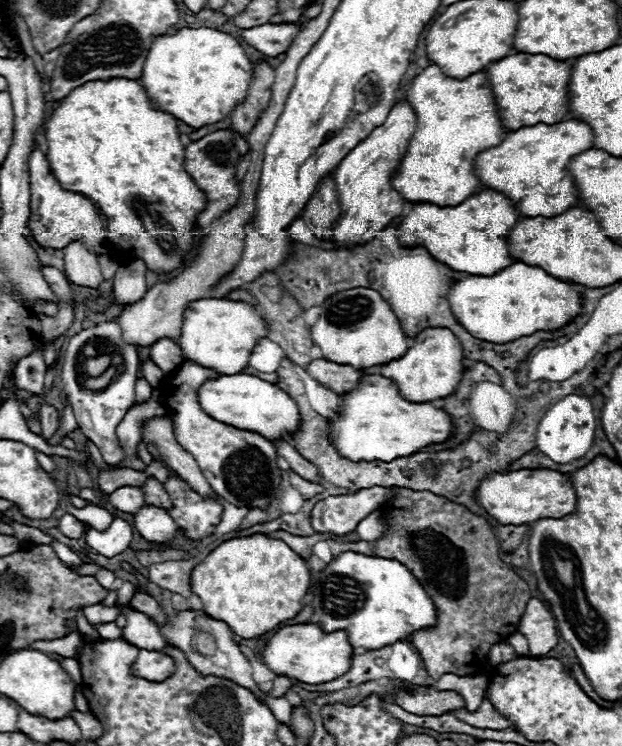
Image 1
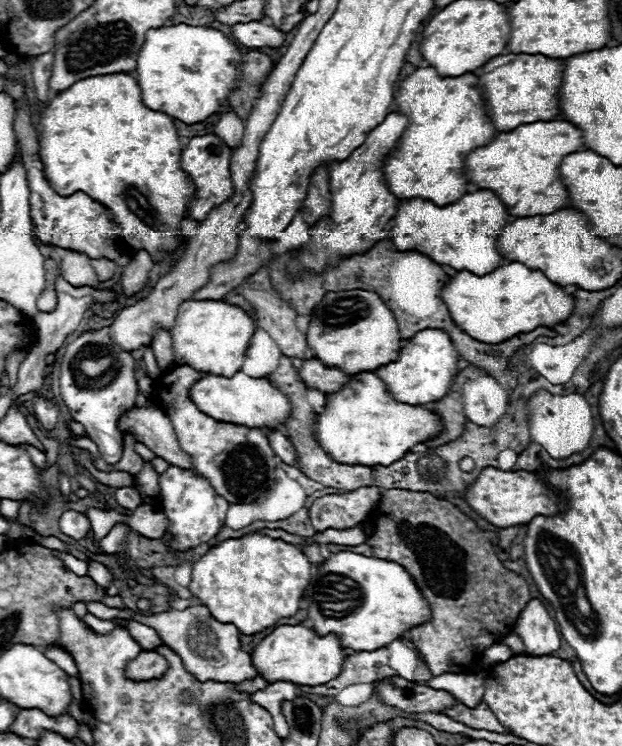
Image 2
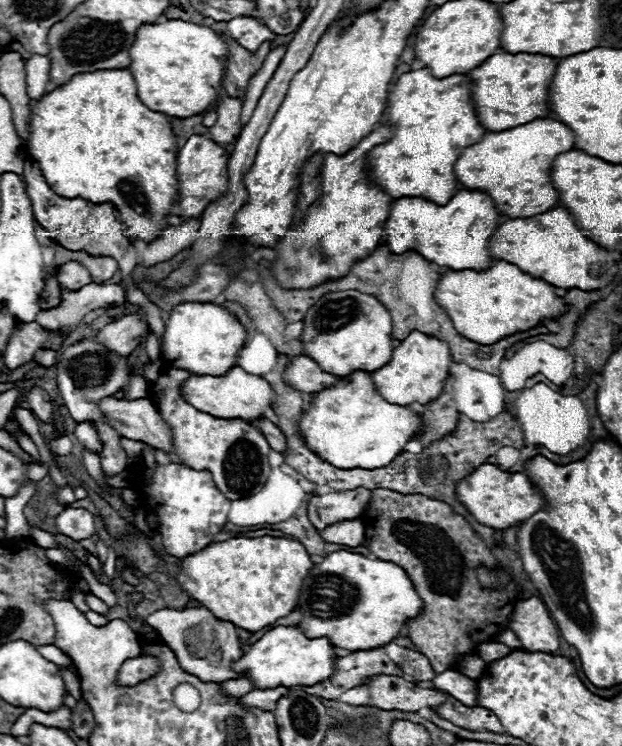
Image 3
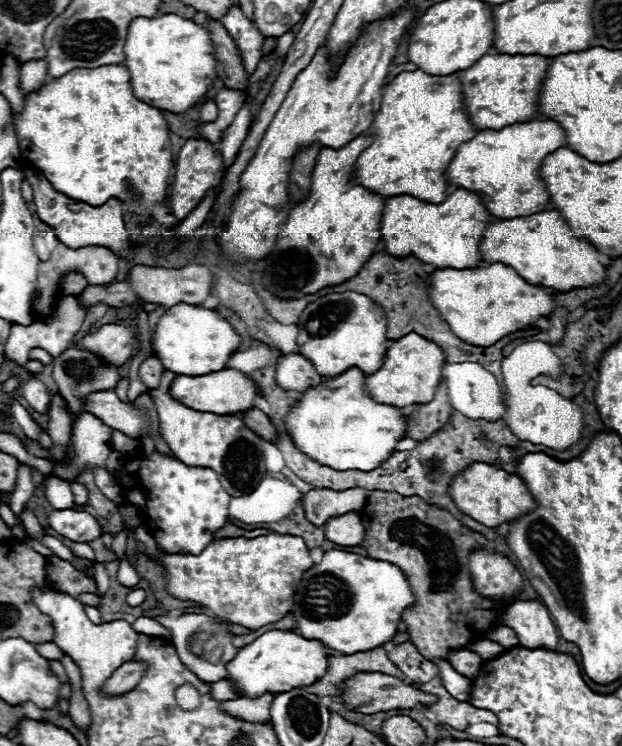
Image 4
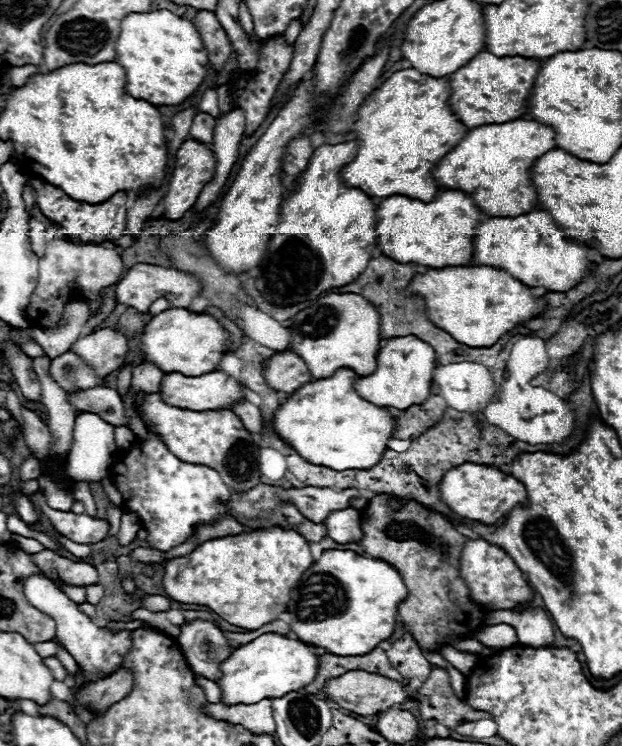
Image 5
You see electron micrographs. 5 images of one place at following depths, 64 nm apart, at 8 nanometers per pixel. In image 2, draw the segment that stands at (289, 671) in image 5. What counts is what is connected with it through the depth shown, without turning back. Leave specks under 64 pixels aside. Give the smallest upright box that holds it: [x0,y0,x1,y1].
[252,624,346,686]

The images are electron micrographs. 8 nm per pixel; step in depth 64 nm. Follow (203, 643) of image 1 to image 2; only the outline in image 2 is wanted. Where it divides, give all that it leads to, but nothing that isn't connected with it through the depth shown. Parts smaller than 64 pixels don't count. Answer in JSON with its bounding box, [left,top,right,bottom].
[86,602,256,684]

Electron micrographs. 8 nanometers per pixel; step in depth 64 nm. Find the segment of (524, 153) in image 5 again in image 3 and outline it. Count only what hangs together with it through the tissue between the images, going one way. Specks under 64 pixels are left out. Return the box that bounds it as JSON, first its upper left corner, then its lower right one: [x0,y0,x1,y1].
[454,120,574,218]

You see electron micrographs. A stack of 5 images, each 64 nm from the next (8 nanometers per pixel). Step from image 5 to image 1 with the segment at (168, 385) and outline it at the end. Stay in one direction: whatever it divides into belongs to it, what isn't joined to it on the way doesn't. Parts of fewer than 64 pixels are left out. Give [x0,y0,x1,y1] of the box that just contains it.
[198,374,300,442]

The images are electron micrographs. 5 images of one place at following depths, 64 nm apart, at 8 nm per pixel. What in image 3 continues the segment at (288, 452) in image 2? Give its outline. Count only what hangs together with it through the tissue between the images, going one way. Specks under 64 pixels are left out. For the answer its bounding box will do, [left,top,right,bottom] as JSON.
[256,418,288,454]

